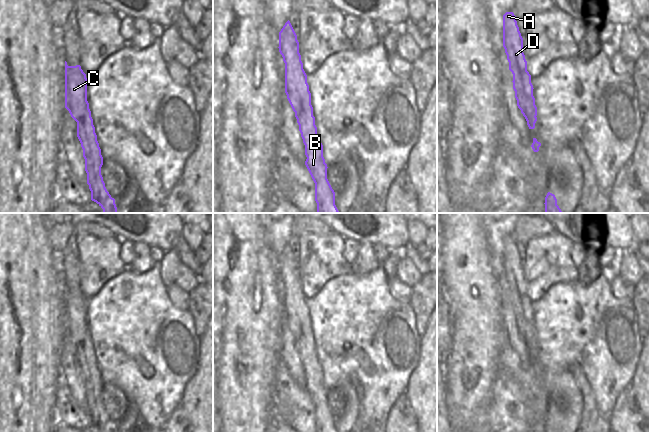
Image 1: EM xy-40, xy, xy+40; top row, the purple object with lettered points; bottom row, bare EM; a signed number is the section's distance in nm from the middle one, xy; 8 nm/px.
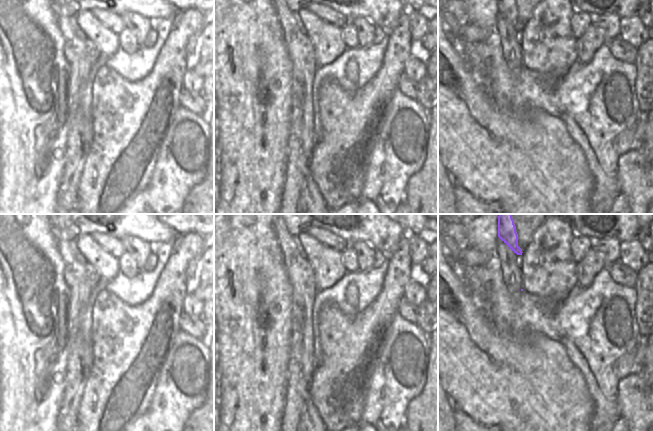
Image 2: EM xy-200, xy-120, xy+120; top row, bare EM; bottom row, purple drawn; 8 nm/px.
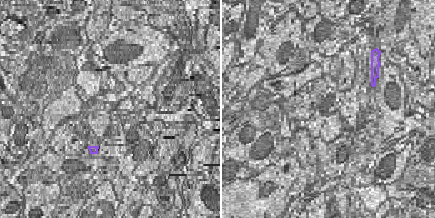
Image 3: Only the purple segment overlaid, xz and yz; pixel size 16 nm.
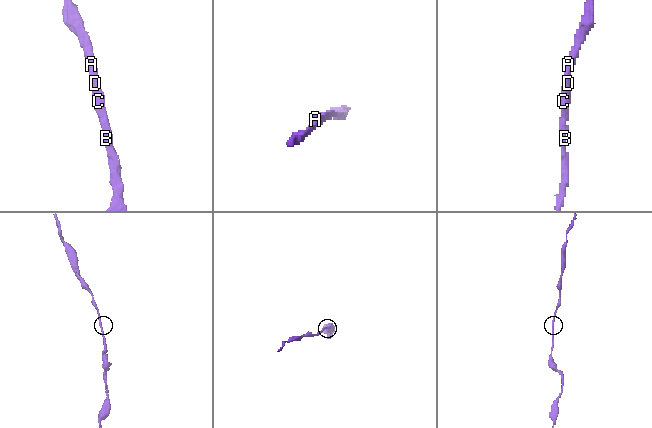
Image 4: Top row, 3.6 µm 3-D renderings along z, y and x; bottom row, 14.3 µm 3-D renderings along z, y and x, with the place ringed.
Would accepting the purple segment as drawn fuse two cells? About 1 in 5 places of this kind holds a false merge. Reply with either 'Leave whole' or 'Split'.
Leave whole.

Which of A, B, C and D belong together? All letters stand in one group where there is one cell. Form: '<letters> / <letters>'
A B C D

